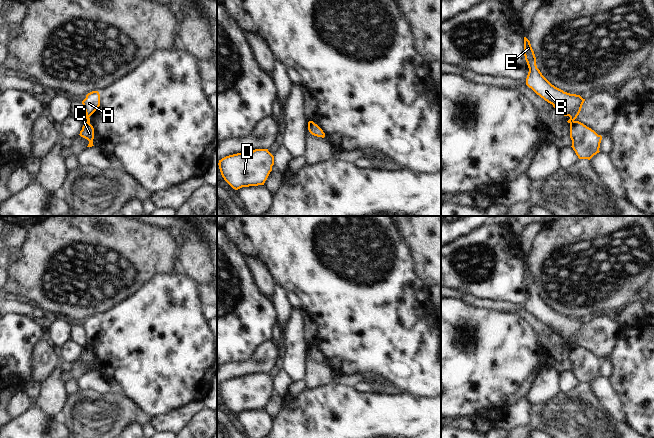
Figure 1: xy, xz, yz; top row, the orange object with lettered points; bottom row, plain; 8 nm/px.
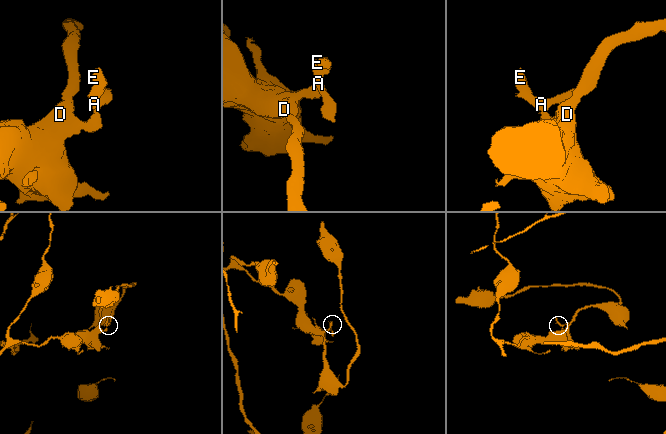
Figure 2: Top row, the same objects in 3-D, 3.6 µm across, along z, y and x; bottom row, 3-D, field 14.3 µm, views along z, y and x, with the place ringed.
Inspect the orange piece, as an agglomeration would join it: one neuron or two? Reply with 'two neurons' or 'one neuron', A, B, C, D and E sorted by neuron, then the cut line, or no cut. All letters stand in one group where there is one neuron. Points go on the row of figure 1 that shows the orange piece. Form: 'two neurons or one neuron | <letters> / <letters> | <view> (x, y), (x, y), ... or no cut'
two neurons | A B E / C D | yz (573, 120), (570, 123)

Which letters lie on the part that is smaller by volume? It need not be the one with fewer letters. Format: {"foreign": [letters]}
{"foreign": ["A", "B", "E"]}

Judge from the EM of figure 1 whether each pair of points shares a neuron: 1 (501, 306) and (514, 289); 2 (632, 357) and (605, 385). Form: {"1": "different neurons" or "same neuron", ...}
{"1": "different neurons", "2": "different neurons"}

